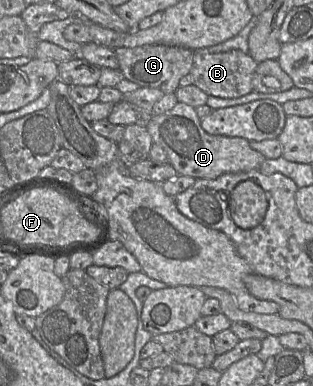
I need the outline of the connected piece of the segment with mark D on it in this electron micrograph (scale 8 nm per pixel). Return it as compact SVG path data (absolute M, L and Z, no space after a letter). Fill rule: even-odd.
M178 102L164 114L153 115L146 129L153 143L163 148L169 163L180 176L215 179L225 173L258 170L266 159L260 152L252 149L245 138L208 134L201 126L201 119L195 108L182 102Z

